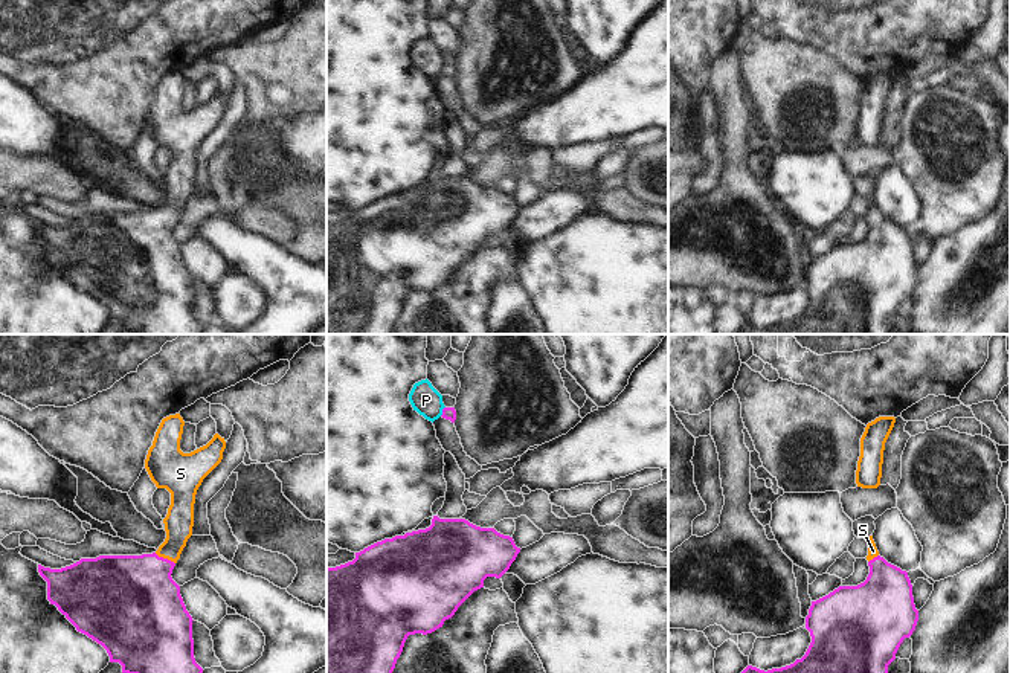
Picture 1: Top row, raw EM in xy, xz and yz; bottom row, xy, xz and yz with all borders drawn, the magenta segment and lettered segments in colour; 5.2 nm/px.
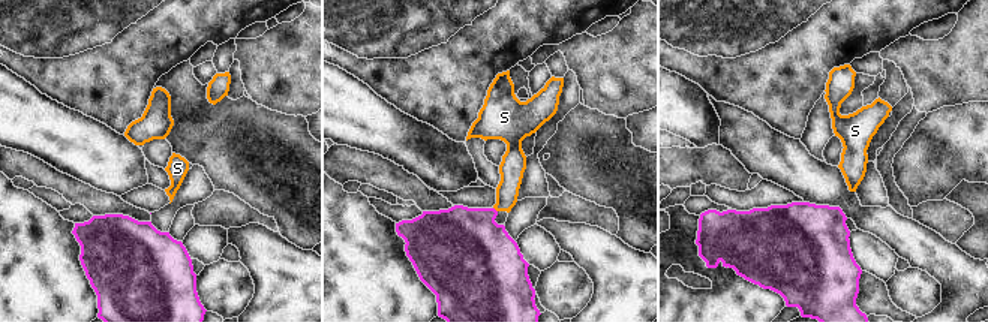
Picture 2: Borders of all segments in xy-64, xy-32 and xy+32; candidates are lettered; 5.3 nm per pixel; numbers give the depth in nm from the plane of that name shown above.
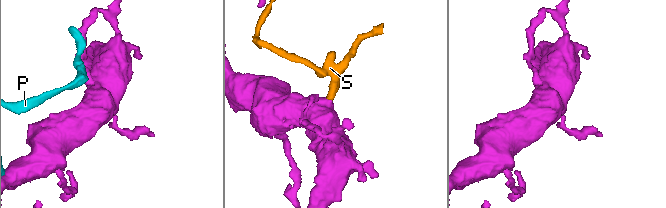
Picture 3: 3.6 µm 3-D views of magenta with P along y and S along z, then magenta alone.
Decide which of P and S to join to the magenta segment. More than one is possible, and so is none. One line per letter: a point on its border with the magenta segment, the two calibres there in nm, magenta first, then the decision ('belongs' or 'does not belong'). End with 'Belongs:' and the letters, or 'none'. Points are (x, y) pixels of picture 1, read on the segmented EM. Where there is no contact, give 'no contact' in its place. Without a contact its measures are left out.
P: contact xz (443, 411); calibres 60 and 160 nm; does not belong
S: contact xy (165, 559); calibres 440 and 150 nm; belongs
Belongs: S

